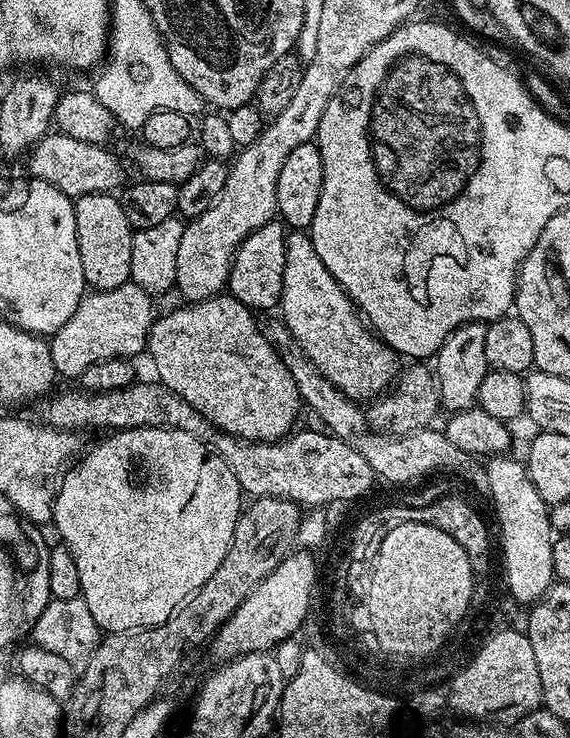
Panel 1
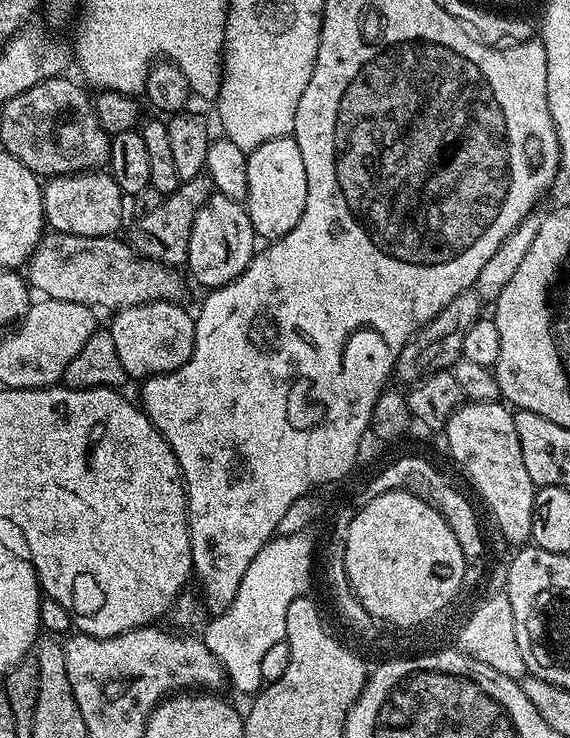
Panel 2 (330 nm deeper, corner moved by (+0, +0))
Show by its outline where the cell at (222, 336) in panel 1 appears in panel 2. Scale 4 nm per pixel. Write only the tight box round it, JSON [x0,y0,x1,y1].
[110,300,196,377]

